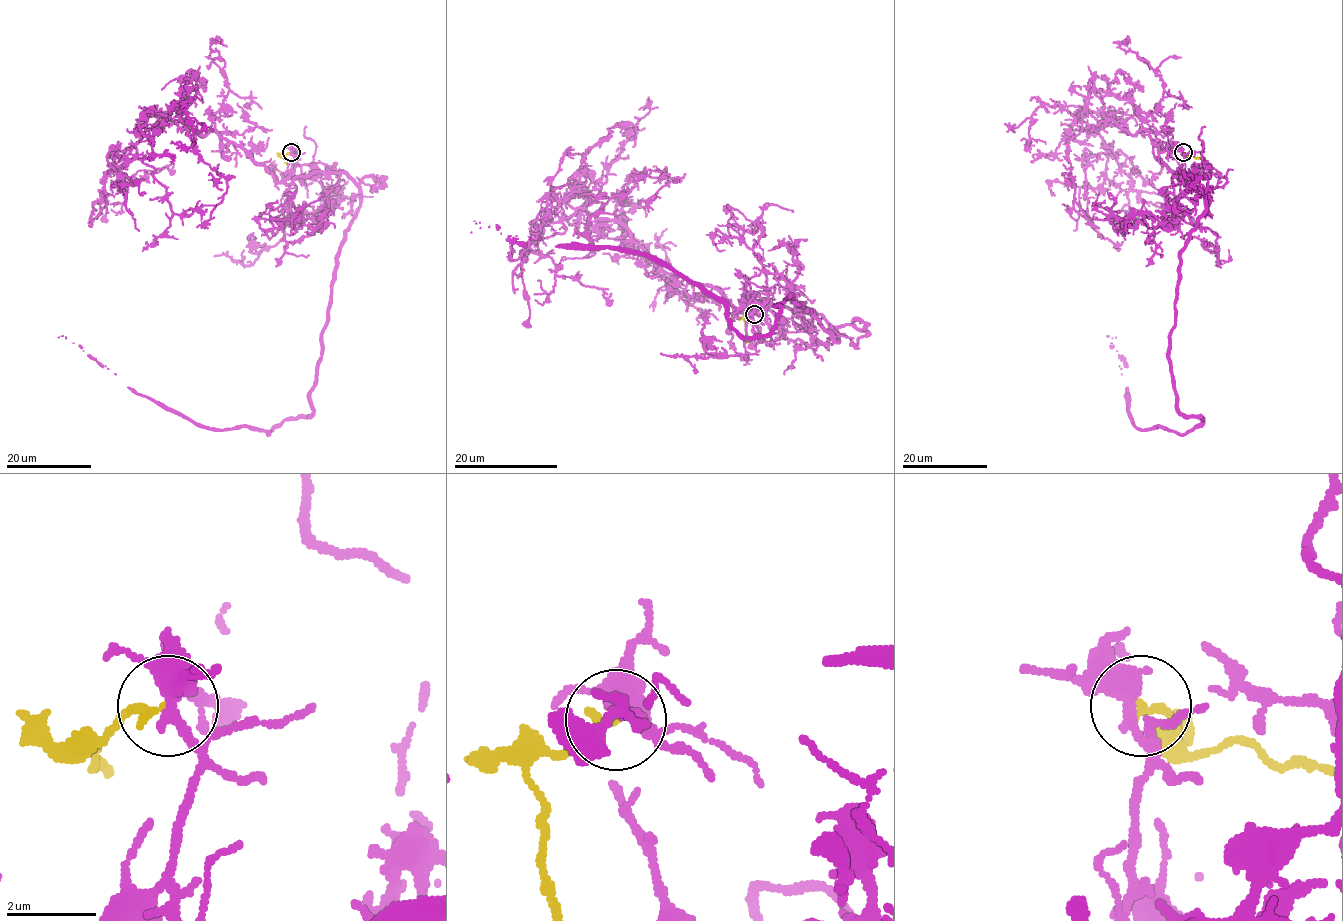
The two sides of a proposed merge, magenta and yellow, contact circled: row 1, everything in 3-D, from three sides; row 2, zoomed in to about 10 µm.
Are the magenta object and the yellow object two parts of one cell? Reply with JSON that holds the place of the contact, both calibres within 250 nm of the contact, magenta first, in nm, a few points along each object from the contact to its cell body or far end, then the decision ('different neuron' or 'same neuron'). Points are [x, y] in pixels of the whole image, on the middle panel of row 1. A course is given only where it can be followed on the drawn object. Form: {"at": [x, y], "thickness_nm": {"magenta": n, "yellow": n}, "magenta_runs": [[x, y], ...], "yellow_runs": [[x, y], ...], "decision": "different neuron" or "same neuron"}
{"at": [754, 314], "thickness_nm": {"magenta": 420, "yellow": 220}, "magenta_runs": [[754, 313], [819, 314], [837, 338], [791, 297], [744, 337], [664, 264], [470, 233]], "yellow_runs": [[754, 314], [744, 319], [748, 342]], "decision": "different neuron"}

